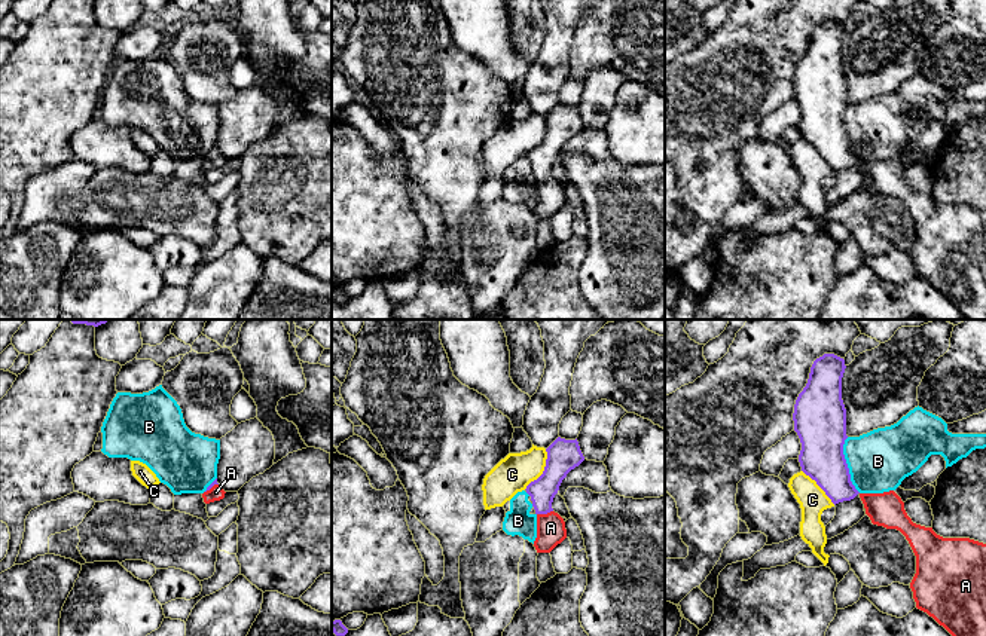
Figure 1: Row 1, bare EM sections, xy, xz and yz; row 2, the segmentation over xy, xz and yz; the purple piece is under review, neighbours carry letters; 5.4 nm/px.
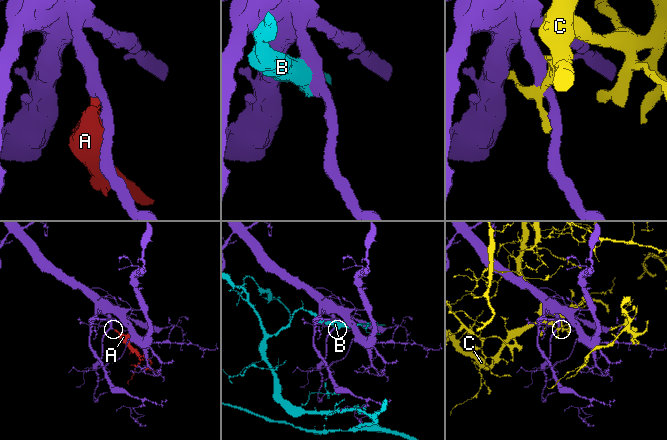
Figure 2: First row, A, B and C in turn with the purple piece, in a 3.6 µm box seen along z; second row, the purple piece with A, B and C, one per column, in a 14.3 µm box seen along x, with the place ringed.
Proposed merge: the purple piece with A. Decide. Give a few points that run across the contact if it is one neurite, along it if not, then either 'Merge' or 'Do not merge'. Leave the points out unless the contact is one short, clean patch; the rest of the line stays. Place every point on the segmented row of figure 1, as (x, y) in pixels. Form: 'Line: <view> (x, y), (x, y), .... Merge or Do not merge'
Line: xz (542, 491), (545, 513), (550, 528). Merge

